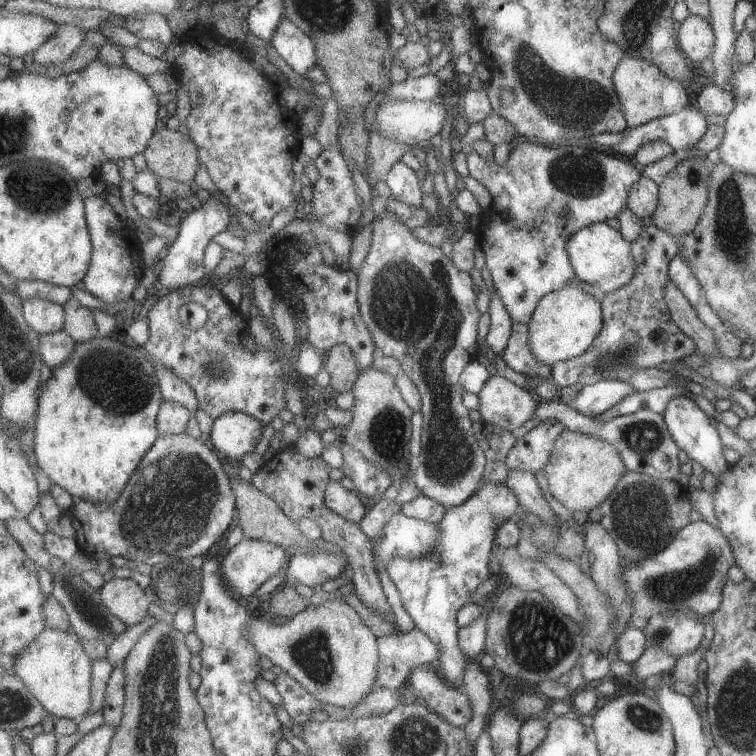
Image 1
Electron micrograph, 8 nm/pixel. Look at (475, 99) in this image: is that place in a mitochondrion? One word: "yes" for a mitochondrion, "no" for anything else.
no

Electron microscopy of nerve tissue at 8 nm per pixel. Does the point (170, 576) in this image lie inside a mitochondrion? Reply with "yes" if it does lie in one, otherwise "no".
yes

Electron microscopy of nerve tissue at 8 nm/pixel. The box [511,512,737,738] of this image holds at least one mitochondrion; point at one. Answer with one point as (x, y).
(669, 589)

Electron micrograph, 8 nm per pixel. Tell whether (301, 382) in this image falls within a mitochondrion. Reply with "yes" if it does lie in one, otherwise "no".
no

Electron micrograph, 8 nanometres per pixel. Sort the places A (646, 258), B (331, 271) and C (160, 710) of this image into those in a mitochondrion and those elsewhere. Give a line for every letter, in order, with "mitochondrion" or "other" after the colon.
A: other
B: other
C: mitochondrion

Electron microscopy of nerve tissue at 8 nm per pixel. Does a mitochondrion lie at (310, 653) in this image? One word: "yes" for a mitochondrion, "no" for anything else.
yes

